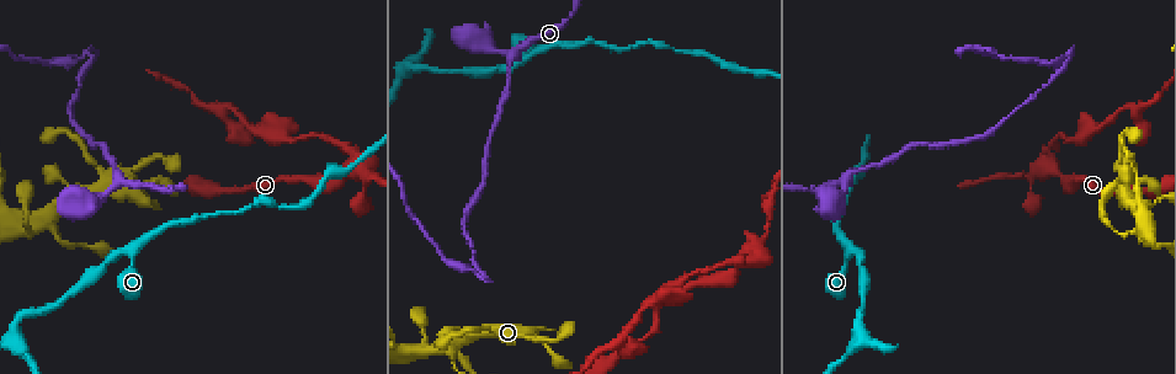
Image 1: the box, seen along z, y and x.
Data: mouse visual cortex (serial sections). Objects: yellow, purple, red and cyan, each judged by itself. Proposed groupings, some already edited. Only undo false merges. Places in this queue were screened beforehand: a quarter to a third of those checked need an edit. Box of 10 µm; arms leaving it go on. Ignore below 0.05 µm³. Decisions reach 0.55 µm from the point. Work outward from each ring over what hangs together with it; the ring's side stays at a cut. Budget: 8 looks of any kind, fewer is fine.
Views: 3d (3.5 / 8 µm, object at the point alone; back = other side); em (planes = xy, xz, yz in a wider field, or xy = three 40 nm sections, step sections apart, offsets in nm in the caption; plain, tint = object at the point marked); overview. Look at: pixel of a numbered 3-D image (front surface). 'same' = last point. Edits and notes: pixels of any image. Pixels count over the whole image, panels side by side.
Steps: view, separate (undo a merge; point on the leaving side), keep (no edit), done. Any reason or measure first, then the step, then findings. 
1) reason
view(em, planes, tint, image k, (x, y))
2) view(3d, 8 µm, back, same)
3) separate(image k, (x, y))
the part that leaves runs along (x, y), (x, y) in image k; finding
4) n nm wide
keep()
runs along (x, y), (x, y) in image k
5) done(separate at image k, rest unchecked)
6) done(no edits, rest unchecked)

three arms meet
view(3d, 3.5 µm, image 1, (860, 323))

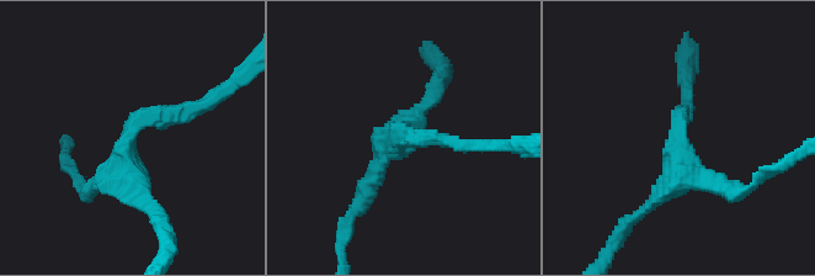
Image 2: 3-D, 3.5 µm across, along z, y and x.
now the EM
view(em, xy, step 2, tint, image 2, (406, 137))

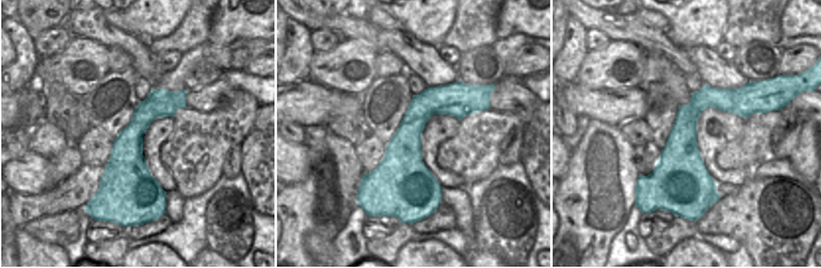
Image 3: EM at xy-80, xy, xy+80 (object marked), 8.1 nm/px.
320 nm wide
keep()
runs along (458, 85), (410, 129), (404, 194) in image 3; continuous, no second cell

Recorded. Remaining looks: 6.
calibre changes
view(3d, 3.5 µm, image 1, (115, 170))

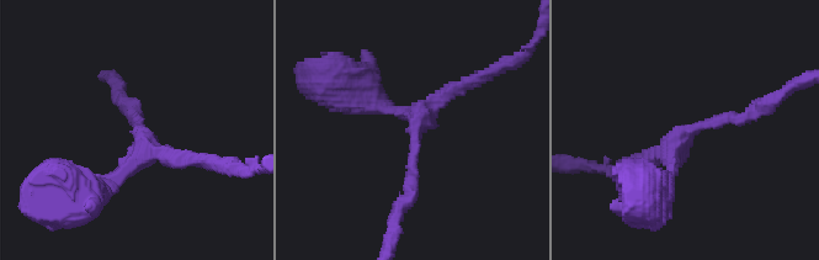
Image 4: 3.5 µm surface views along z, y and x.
arms of 200, 200 nm
view(em, xy, step 1, tint, image 4, (140, 125))

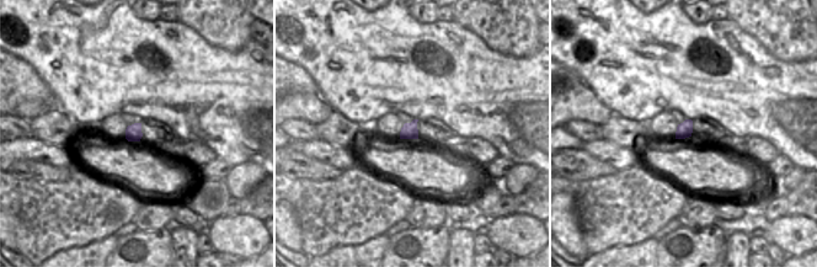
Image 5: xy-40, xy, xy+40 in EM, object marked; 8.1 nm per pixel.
view(em, xy, step 5, tint, same)

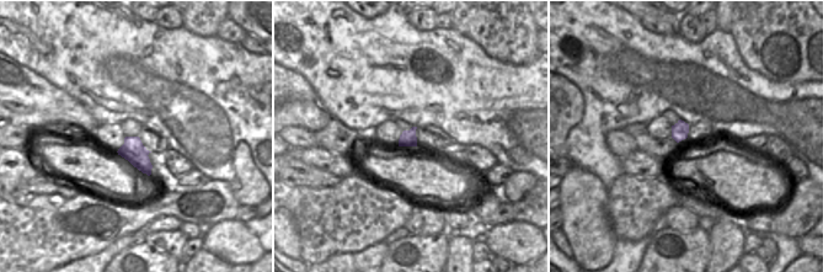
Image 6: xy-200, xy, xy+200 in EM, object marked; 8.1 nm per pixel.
130 nm wide
keep()
runs along (652, 158), (686, 128), (746, 117), (777, 97) in image 4; all the same cell

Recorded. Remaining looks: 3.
view(3d, 8 µm, image 1, (80, 59))

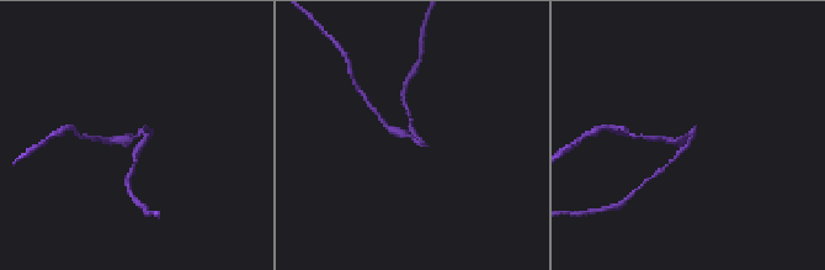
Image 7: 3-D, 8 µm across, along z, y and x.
need the tissue
view(em, xy, step 1, tint, same)

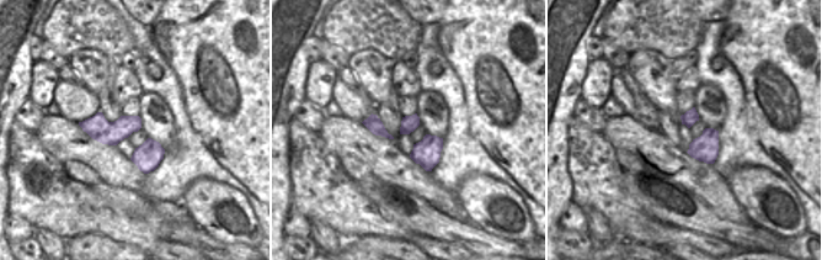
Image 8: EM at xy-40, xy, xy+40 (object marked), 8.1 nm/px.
separate(image 7, (121, 139))
the part that leaves runs along (137, 138), (97, 138) in image 7; a second cell is stuck on

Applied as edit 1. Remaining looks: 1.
done(separate at image 7, rest unchecked)

